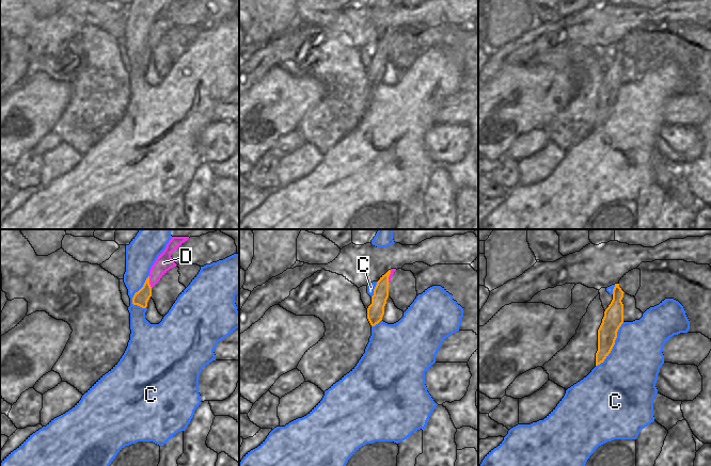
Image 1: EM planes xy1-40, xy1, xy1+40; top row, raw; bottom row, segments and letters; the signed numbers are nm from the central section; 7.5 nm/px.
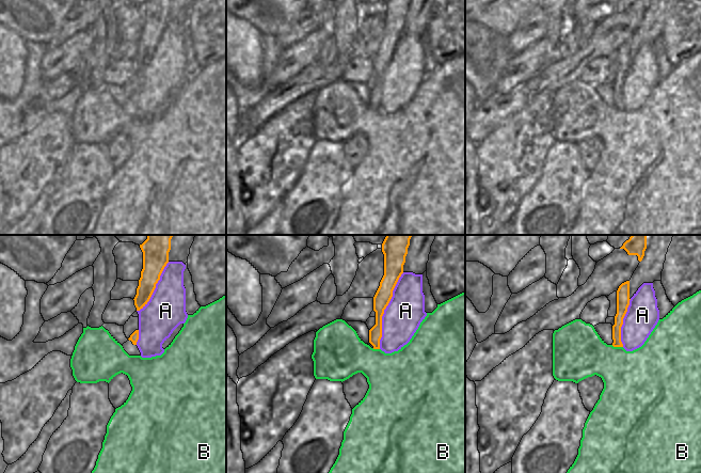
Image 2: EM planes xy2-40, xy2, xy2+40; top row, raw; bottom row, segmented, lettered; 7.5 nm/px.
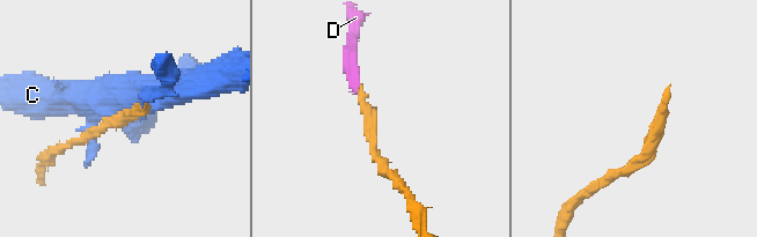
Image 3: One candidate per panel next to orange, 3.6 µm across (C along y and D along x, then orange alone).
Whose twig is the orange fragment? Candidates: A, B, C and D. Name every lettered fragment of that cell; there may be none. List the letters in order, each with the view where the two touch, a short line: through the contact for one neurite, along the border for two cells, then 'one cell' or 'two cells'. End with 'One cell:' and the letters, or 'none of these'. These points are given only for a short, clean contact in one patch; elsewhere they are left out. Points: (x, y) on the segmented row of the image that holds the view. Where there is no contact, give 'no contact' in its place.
A: meets orange in xy2; two cells
B: meets orange in xy2+40; line xy2+40 (611, 345), (622, 347); two cells
C: meets orange in xy1+40; two cells
D: meets orange in xy1-40; line xy1-40 (141, 298), (145, 292), (148, 282), (163, 262); one cell
One cell: D

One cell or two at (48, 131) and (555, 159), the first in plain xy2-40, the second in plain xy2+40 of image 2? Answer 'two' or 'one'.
two

